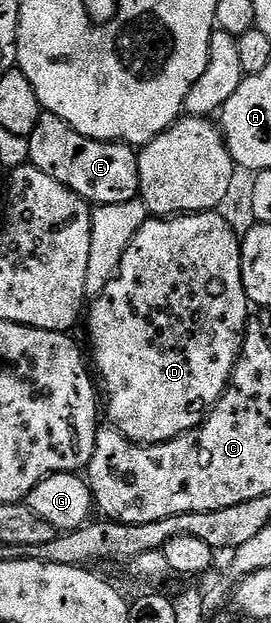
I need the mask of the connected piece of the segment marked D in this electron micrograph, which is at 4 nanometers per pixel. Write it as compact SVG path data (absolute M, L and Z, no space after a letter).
M215 210L199 211L191 215L146 218L141 224L139 233L135 233L135 237L131 237L131 245L127 245L127 249L123 253L123 261L119 265L117 274L107 285L107 289L103 289L103 293L88 304L89 347L87 343L87 351L91 356L96 378L99 380L100 390L103 392L103 411L104 414L105 411L109 414L108 422L111 426L119 433L126 435L133 443L146 445L166 443L183 433L200 427L213 407L221 400L222 393L229 385L229 378L241 352L241 342L245 339L245 328L251 319L249 316L251 304L243 289L241 239L233 232L232 225L221 214L220 210Z

